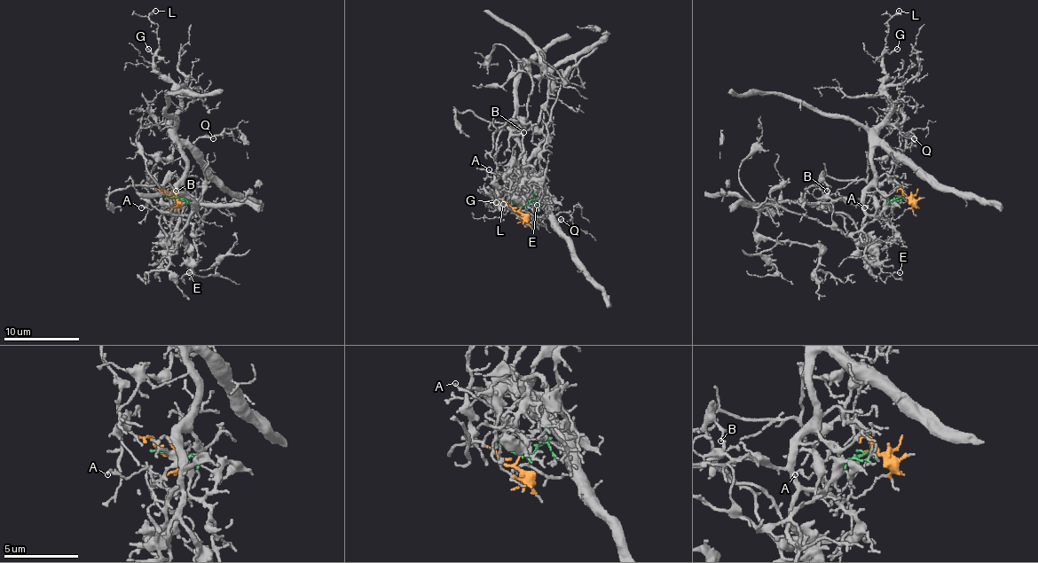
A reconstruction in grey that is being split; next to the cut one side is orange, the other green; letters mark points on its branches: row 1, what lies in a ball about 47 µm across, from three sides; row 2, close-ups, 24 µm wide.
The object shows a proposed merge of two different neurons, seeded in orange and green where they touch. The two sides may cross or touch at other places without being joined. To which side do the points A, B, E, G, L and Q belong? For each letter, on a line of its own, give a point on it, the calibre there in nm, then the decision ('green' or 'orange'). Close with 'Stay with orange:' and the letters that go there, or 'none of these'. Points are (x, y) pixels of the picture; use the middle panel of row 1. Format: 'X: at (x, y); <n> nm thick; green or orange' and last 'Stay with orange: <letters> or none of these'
A: at (489, 169); 150 nm thick; green
B: at (523, 132); 90 nm thick; orange
E: at (537, 205); 120 nm thick; green
G: at (496, 202); 140 nm thick; green
L: at (503, 204); 140 nm thick; green
Q: at (561, 219); 110 nm thick; green
Stay with orange: B

